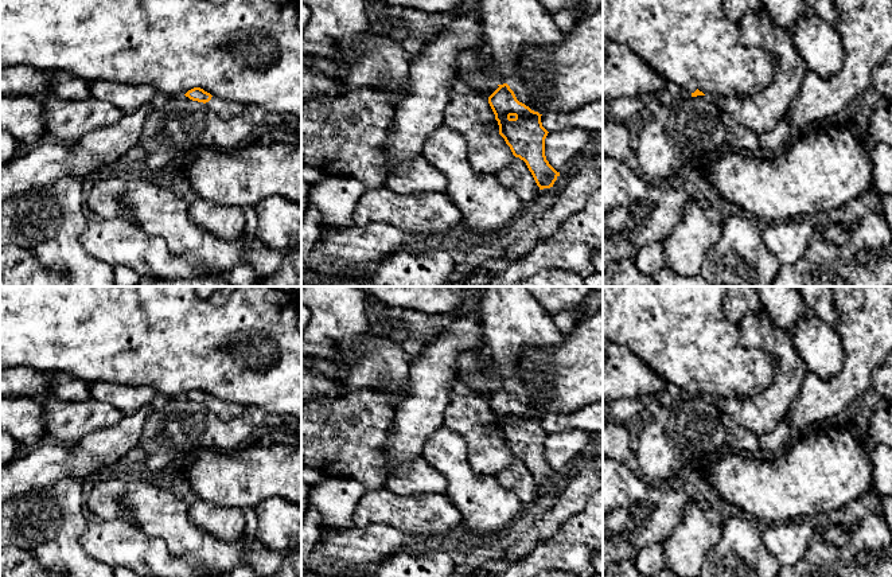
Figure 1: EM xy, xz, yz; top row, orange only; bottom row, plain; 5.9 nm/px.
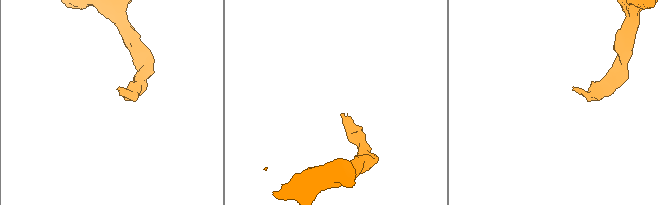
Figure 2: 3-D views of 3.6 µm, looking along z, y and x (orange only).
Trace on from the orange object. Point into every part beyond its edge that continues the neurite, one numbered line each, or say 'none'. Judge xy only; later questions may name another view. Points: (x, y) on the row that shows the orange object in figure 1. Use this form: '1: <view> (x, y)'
1: xy (225, 110)

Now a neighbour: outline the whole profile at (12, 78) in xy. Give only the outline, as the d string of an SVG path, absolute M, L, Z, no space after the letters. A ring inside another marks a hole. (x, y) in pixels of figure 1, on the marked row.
M0 66L0 95L20 95L27 89L32 97L40 97L50 86L50 74L28 66Z

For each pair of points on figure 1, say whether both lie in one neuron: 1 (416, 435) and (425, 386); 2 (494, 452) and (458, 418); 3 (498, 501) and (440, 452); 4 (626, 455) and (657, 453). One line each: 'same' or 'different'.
1: same
2: same
3: same
4: different

